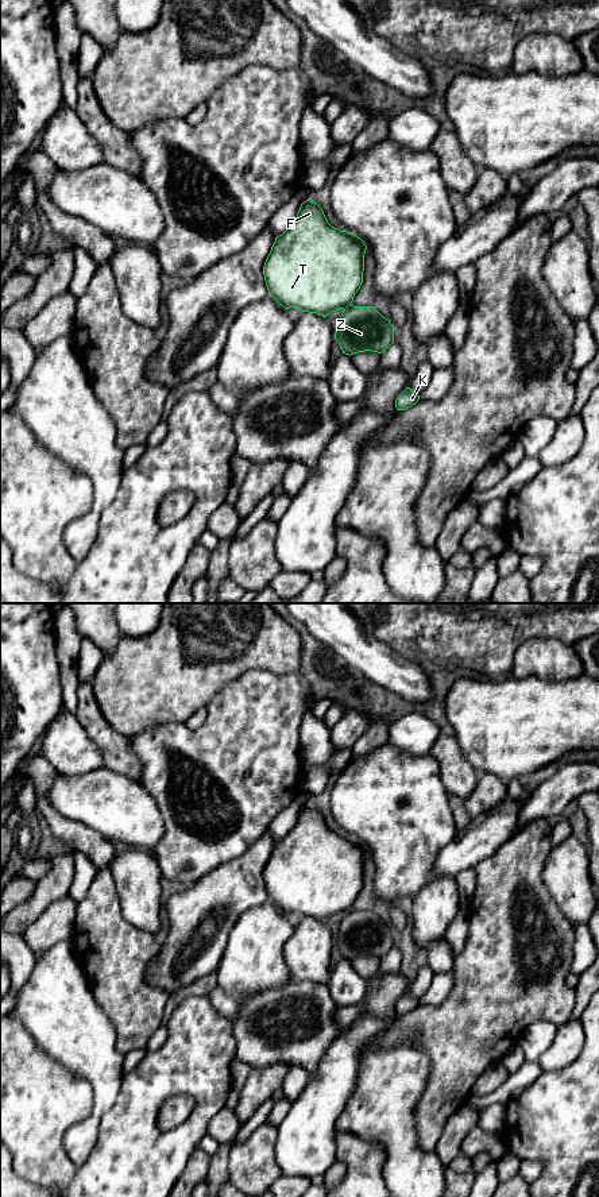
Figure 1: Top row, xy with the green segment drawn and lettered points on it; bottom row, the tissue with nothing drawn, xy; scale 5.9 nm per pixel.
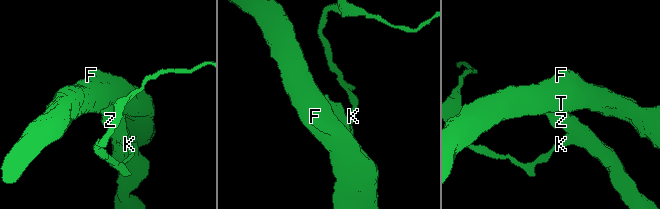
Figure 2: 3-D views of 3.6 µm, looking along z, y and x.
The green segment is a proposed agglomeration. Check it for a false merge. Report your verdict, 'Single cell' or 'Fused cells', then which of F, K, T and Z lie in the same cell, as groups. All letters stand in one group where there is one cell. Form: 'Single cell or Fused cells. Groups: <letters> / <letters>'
Fused cells. Groups: F T / K Z

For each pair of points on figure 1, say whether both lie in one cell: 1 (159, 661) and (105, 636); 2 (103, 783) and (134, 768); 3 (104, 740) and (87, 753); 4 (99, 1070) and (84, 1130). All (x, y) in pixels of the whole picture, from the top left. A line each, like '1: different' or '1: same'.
1: different
2: different
3: different
4: same

